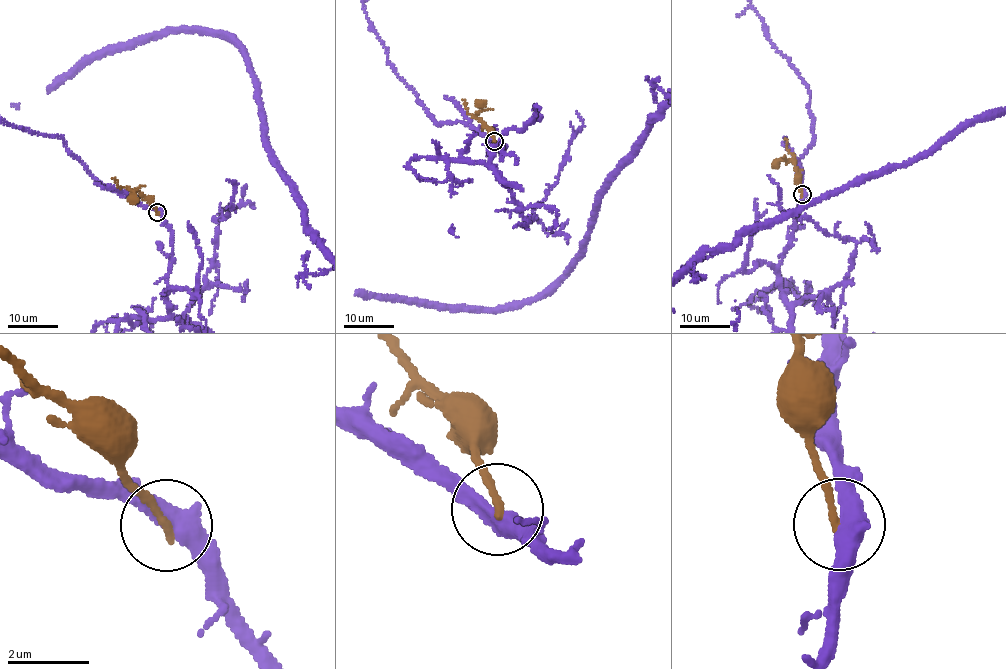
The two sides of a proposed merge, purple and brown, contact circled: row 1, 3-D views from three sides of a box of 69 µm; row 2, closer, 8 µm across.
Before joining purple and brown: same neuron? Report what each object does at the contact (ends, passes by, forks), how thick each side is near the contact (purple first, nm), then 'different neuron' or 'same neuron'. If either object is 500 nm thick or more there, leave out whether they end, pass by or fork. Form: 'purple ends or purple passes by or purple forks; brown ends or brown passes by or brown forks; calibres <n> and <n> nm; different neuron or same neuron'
purple passes by; brown ends; calibres 460 and 180 nm; different neuron

